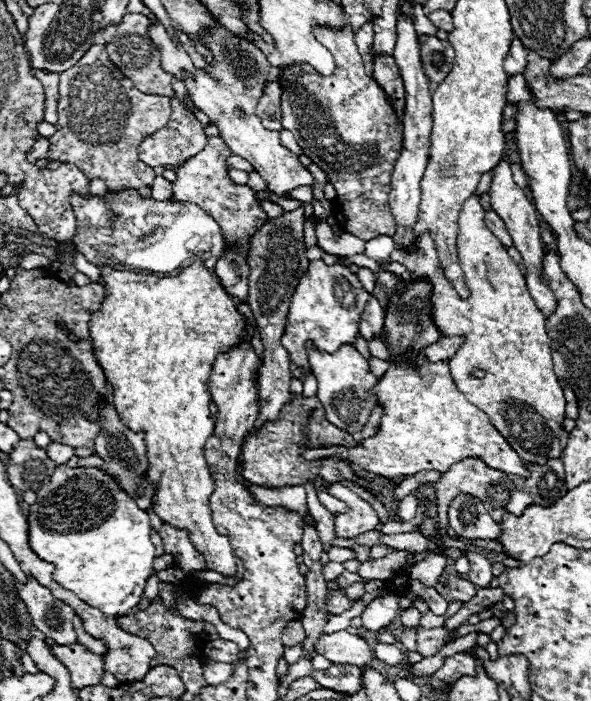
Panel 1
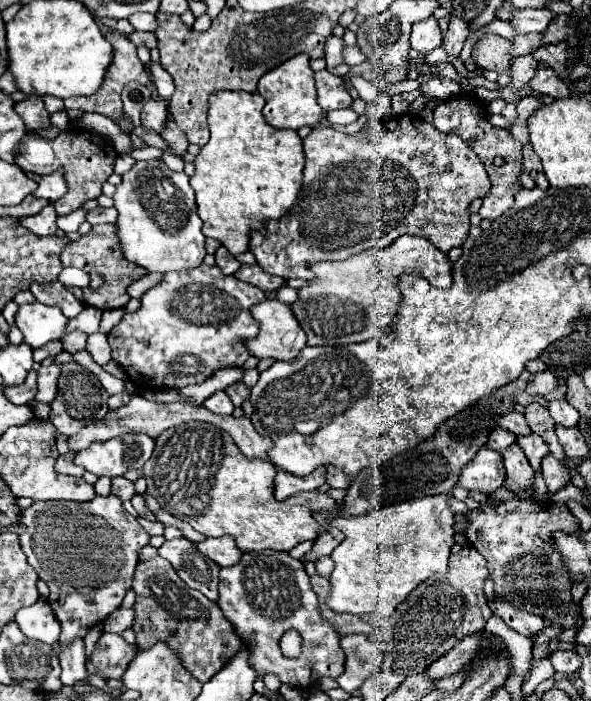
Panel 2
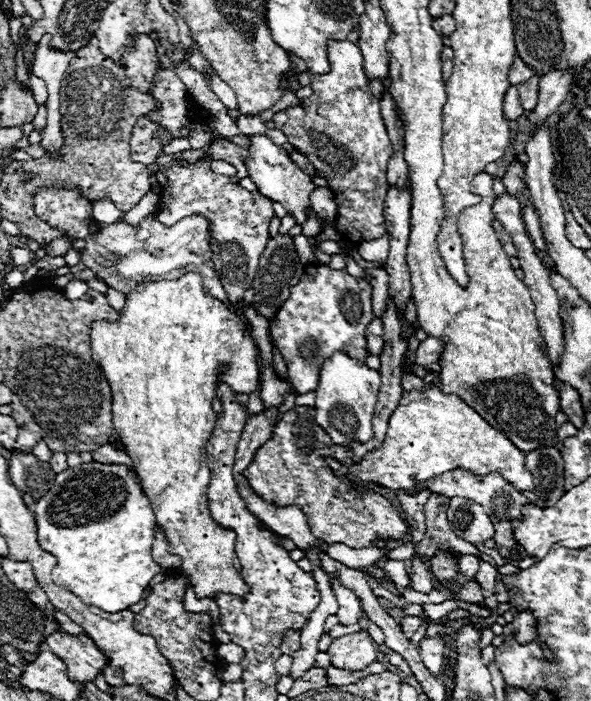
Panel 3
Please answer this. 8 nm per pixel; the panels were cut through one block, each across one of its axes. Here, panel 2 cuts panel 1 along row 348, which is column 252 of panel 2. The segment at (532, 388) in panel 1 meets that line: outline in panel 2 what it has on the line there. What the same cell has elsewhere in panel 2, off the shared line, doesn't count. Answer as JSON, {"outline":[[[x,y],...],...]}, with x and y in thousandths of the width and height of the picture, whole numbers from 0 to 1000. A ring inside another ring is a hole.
{"outline":[[[308,605],[301,611],[274,616],[274,622],[264,628],[261,650],[244,662],[240,670],[250,685],[250,705],[261,708],[281,730],[318,745],[332,759],[352,767],[379,762],[393,765],[409,787],[443,787],[443,785],[487,787],[508,773],[535,770],[538,762],[548,759],[548,753],[531,742],[531,733],[543,729],[562,733],[575,725],[575,719],[565,710],[538,699],[511,702],[504,708],[494,708],[491,713],[470,716],[464,710],[467,665],[460,665],[457,656],[416,653],[403,642],[396,628],[386,622],[386,616],[376,616],[359,605]]]}

